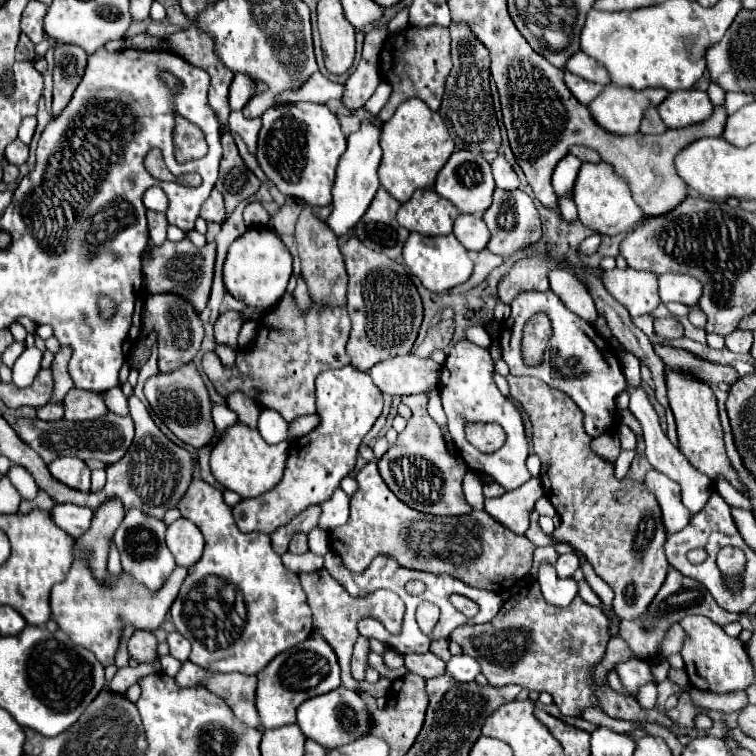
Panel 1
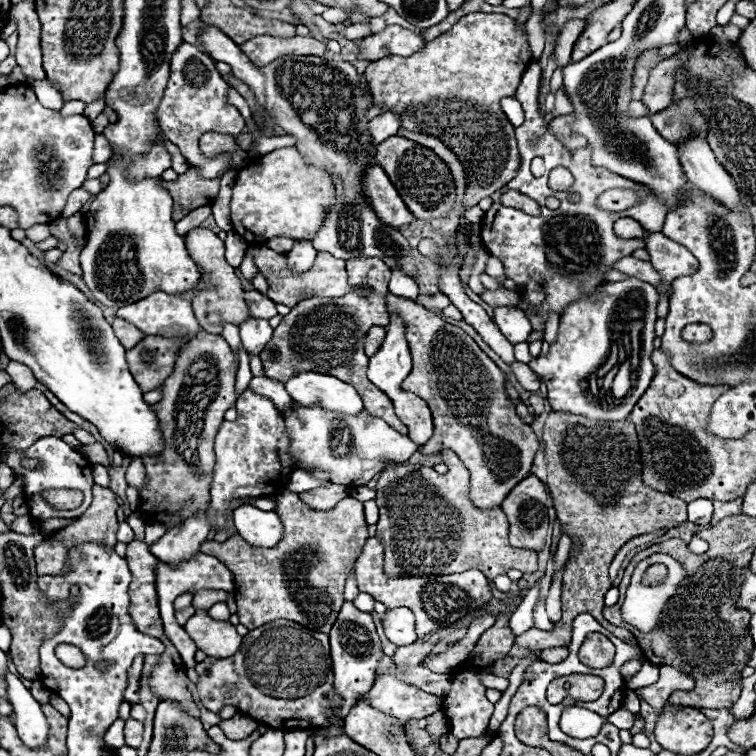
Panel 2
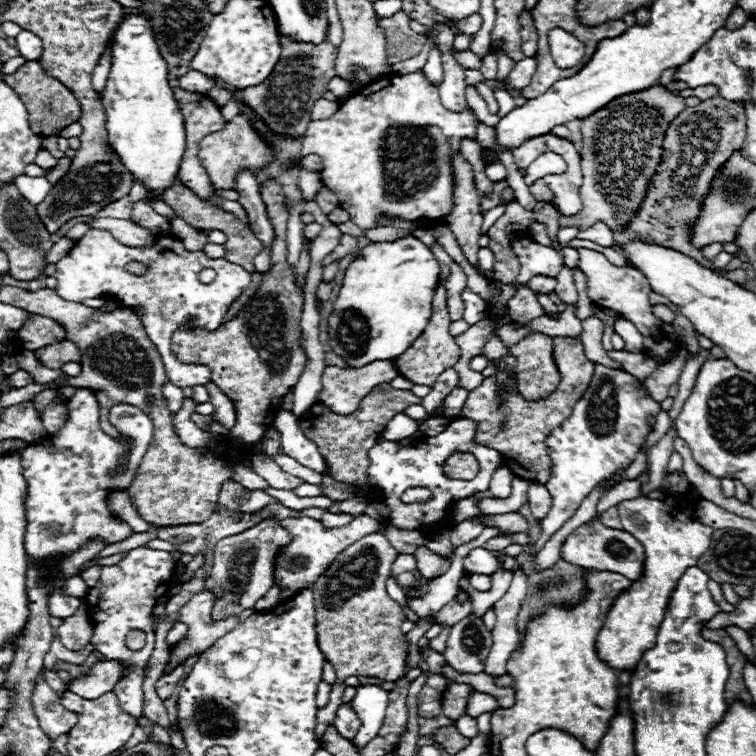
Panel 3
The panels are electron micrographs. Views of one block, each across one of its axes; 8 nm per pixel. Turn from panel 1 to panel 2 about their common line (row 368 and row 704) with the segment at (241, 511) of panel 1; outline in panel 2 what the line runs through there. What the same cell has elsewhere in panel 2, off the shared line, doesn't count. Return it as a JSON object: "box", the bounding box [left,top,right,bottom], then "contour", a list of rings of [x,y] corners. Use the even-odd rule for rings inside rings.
{"box":[316,602,384,736],"contour":[[[344,602],[344,610],[340,610],[338,620],[334,622],[334,628],[330,630],[330,658],[332,658],[332,672],[334,672],[334,694],[340,696],[340,704],[336,708],[330,708],[326,716],[330,716],[330,726],[322,726],[316,730],[316,734],[322,736],[342,736],[344,728],[342,722],[348,716],[350,708],[362,700],[372,688],[374,674],[378,670],[380,658],[384,656],[380,638],[376,634],[376,626],[372,620],[372,614],[360,612],[354,608],[352,602]]]}

